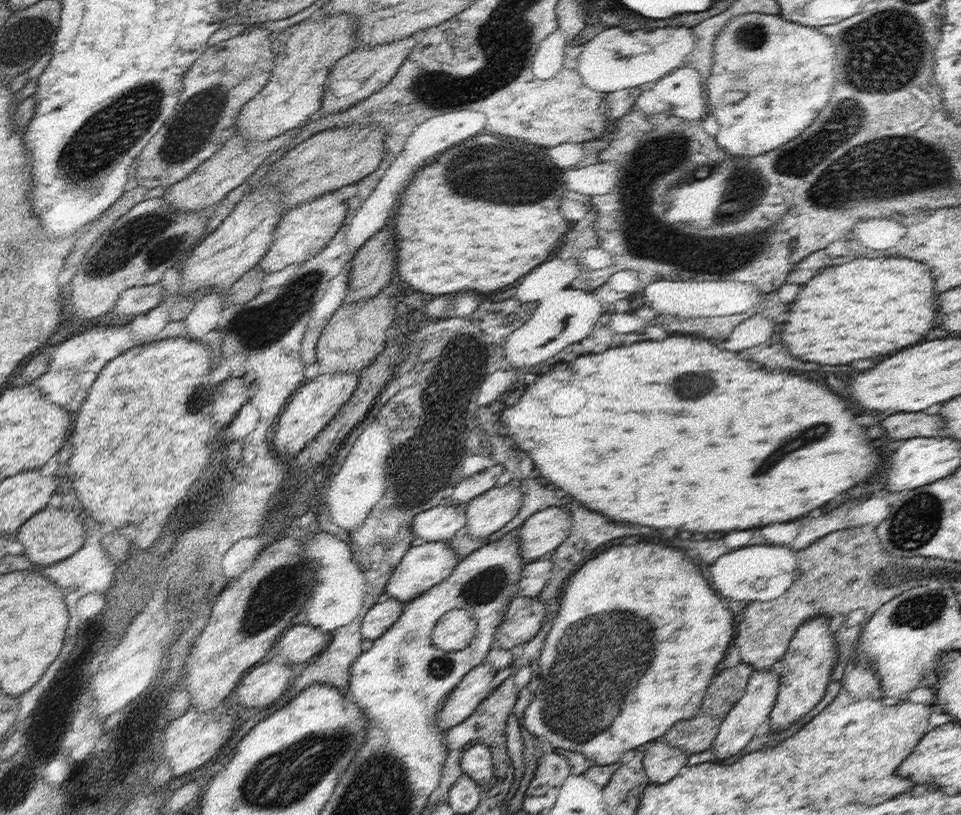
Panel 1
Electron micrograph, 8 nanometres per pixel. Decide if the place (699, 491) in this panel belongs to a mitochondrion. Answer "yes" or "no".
no

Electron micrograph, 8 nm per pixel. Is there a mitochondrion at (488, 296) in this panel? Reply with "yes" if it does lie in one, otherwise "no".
no

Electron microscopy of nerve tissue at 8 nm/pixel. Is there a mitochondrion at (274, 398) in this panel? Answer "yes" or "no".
no

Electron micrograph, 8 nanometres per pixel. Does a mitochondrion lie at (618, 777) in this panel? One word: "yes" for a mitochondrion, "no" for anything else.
no

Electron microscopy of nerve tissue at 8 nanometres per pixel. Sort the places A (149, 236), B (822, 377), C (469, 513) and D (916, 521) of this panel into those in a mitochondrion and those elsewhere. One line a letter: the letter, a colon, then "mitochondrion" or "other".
A: mitochondrion
B: other
C: other
D: mitochondrion

